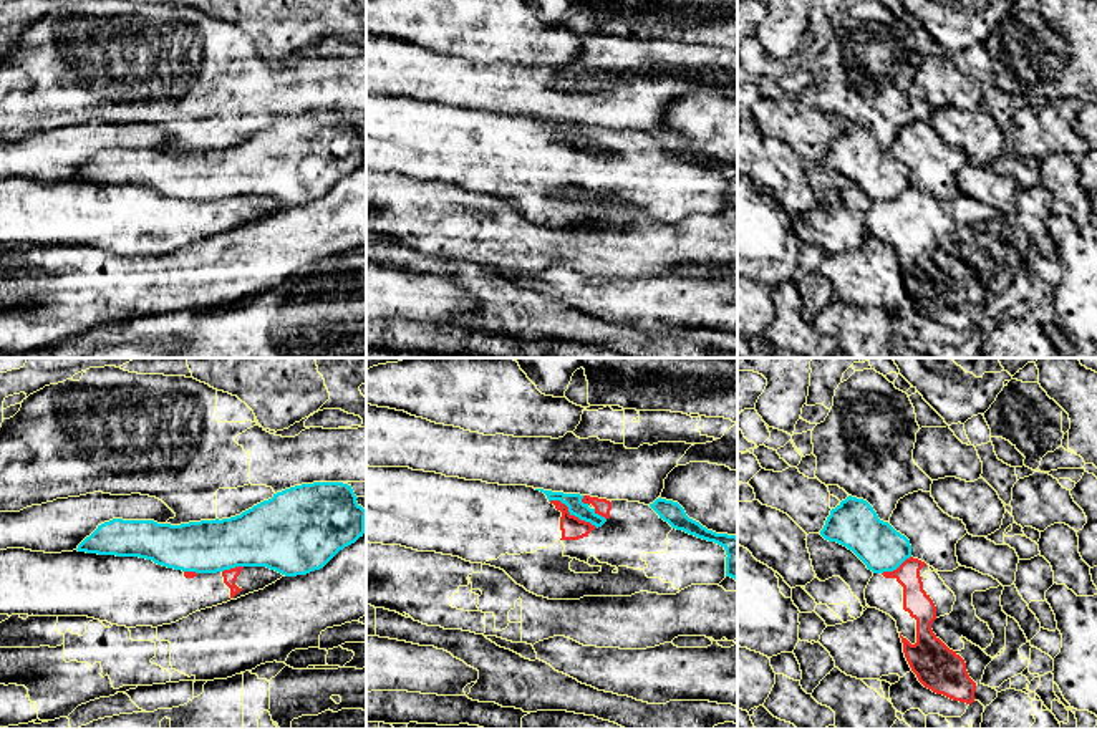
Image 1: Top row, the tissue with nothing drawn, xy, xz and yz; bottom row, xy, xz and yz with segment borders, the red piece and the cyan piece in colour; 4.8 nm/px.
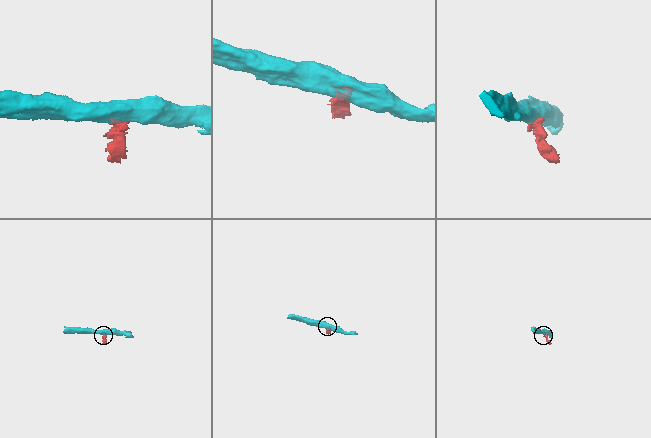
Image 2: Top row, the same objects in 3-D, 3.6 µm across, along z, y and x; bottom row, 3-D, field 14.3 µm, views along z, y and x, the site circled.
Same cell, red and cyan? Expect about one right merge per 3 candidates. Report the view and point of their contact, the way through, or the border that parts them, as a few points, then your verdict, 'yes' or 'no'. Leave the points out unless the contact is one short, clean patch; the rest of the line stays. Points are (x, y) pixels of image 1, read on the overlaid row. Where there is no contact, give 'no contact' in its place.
xz (572, 516) | along xz (549, 501), (559, 501), (572, 514), (597, 527) | no

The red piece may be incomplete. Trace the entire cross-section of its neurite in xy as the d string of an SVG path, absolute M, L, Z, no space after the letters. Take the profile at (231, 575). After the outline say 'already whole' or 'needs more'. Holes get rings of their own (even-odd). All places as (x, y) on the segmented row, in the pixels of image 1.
M7 548L0 550L0 615L88 616L157 628L263 590L282 577L267 567L196 573L139 557Z | needs more

